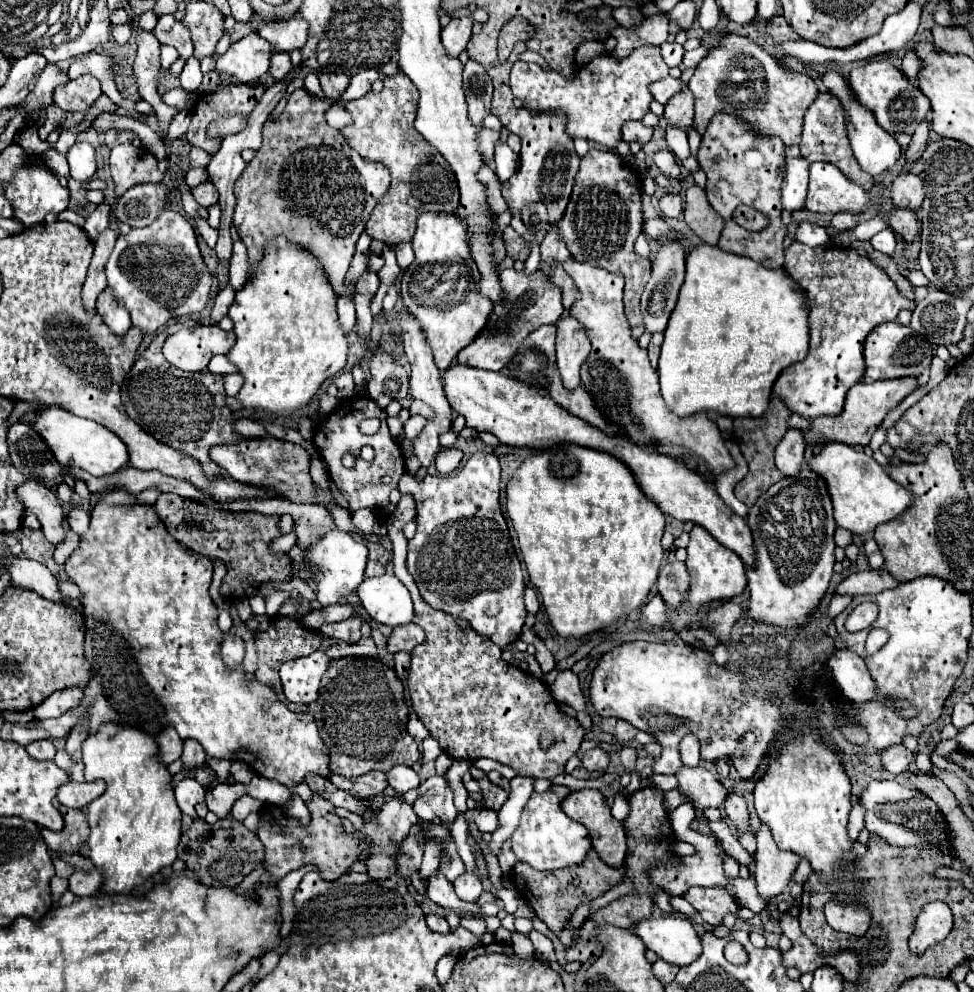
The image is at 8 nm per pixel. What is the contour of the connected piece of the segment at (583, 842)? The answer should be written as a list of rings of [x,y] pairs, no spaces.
[[[552,784],[546,792],[534,792],[528,798],[528,802],[522,810],[520,826],[510,838],[512,852],[516,854],[516,858],[520,862],[524,862],[536,870],[558,870],[558,868],[566,868],[570,864],[580,864],[584,860],[586,852],[592,848],[588,830],[582,824],[570,820],[560,808],[562,800],[570,792],[572,790],[568,786]]]

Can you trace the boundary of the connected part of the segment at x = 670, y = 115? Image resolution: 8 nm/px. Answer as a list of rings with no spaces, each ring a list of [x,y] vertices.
[[[686,68],[682,72],[682,82],[684,82],[684,90],[676,96],[670,98],[670,102],[666,104],[666,110],[664,110],[664,120],[668,126],[674,126],[674,128],[680,128],[684,132],[688,132],[692,128],[692,116],[694,116],[694,98],[690,96],[690,90],[686,86],[686,82],[692,78],[694,70],[692,68]]]

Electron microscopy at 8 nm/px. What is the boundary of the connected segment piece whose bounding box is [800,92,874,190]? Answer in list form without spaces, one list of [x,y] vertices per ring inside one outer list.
[[[820,92],[818,98],[812,102],[812,106],[806,110],[800,150],[802,150],[802,158],[806,158],[808,162],[822,160],[822,162],[834,164],[846,178],[850,178],[852,182],[858,182],[864,190],[870,190],[874,186],[874,178],[860,170],[860,166],[858,166],[858,162],[856,162],[856,158],[852,154],[850,140],[848,140],[848,134],[846,134],[846,112],[844,112],[844,106],[830,92]]]

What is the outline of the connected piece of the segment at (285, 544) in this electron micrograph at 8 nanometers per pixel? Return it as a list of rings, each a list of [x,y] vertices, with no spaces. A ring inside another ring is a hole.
[[[293,529],[290,534],[284,534],[284,536],[278,536],[274,542],[272,542],[272,550],[276,550],[276,552],[288,552],[292,546],[294,546],[294,542],[298,540],[295,529]]]

